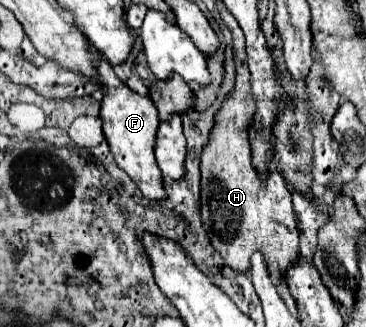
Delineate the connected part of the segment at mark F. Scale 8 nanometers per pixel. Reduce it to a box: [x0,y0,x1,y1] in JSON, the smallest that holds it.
[98,60,164,200]

